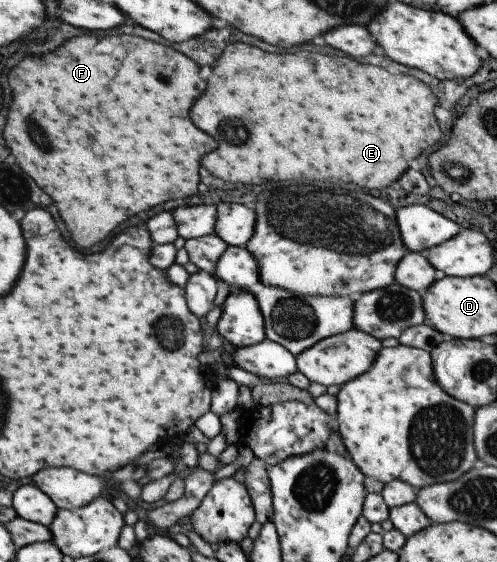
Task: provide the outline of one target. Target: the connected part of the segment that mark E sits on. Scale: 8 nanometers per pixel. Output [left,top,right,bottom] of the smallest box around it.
[189,42,441,188]

